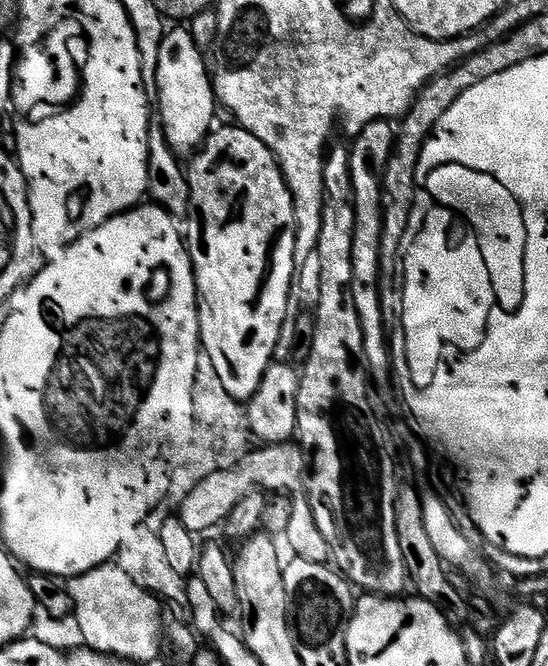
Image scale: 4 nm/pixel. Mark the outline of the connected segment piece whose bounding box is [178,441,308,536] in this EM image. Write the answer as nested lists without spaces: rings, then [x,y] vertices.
[[[285,441],[283,444],[269,444],[253,449],[244,455],[237,465],[226,470],[215,470],[207,473],[204,481],[192,490],[179,505],[178,519],[195,535],[202,535],[220,525],[227,523],[233,510],[246,499],[255,495],[260,489],[272,490],[286,488],[292,482],[292,472],[307,471],[308,459],[299,443]]]

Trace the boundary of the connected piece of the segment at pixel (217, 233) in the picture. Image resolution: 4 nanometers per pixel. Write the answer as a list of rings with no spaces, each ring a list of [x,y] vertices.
[[[239,126],[232,128],[217,127],[209,135],[203,146],[195,153],[192,165],[187,165],[188,181],[192,191],[192,203],[195,215],[200,215],[200,232],[204,235],[204,252],[196,252],[194,263],[196,265],[196,291],[198,293],[198,303],[202,309],[200,313],[200,343],[202,352],[210,355],[218,369],[219,377],[226,388],[226,393],[230,394],[234,400],[247,402],[256,395],[267,374],[268,367],[277,359],[280,347],[280,335],[286,331],[284,324],[288,320],[288,299],[292,296],[292,279],[296,276],[296,199],[292,196],[291,189],[288,188],[287,181],[284,180],[284,171],[280,167],[275,153],[262,142]]]

